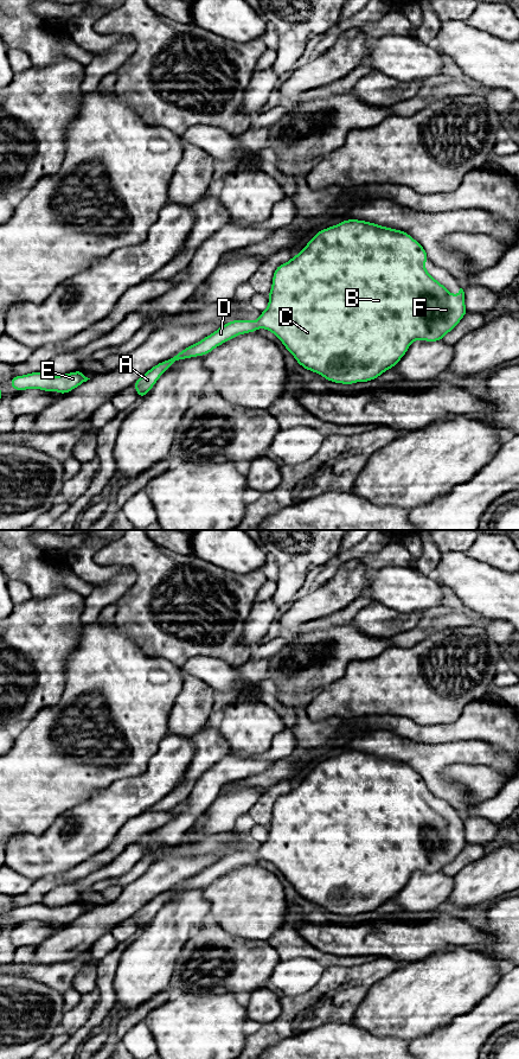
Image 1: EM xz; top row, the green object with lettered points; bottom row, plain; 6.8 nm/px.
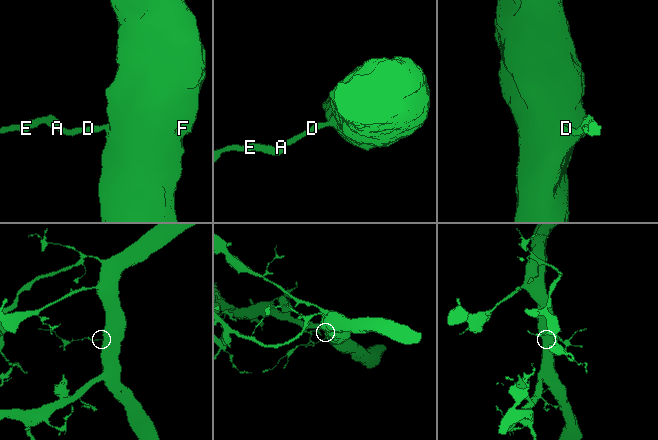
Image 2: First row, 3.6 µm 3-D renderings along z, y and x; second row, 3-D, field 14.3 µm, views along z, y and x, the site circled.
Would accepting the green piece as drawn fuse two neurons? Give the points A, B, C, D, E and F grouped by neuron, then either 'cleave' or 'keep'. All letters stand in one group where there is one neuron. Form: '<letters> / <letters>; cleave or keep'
A B C D E F; keep

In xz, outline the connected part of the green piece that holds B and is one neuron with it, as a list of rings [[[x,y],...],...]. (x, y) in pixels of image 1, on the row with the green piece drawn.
[[[346,219],[318,231],[296,256],[275,269],[269,305],[257,320],[239,319],[220,326],[200,342],[149,369],[133,387],[139,397],[145,397],[174,362],[207,355],[236,336],[256,332],[257,328],[273,332],[302,368],[333,383],[353,384],[376,379],[402,359],[412,342],[442,340],[467,313],[463,289],[460,288],[459,294],[454,295],[435,280],[424,268],[428,259],[421,243],[408,232],[371,222]]]

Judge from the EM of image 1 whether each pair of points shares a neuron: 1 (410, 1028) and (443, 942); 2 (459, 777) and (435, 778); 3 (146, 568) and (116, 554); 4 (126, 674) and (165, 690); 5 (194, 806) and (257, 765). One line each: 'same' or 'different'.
1: different
2: different
3: same
4: same
5: same

